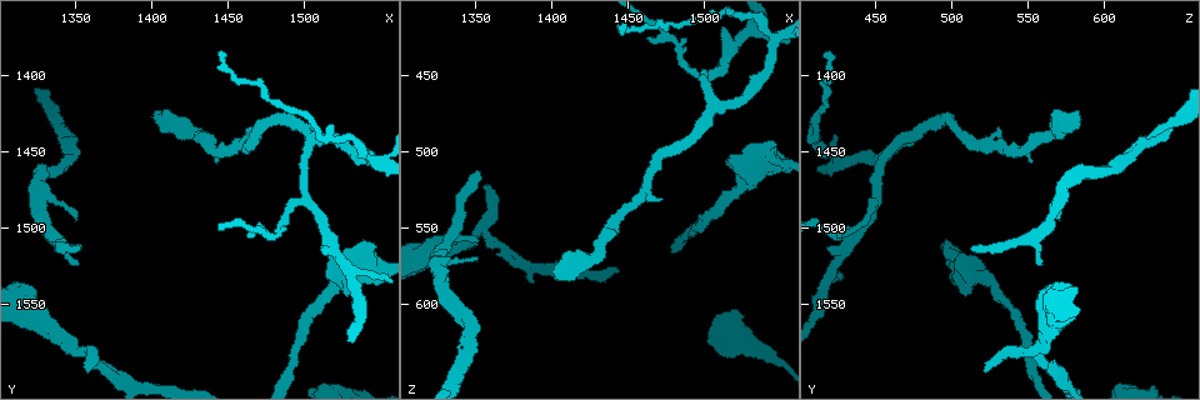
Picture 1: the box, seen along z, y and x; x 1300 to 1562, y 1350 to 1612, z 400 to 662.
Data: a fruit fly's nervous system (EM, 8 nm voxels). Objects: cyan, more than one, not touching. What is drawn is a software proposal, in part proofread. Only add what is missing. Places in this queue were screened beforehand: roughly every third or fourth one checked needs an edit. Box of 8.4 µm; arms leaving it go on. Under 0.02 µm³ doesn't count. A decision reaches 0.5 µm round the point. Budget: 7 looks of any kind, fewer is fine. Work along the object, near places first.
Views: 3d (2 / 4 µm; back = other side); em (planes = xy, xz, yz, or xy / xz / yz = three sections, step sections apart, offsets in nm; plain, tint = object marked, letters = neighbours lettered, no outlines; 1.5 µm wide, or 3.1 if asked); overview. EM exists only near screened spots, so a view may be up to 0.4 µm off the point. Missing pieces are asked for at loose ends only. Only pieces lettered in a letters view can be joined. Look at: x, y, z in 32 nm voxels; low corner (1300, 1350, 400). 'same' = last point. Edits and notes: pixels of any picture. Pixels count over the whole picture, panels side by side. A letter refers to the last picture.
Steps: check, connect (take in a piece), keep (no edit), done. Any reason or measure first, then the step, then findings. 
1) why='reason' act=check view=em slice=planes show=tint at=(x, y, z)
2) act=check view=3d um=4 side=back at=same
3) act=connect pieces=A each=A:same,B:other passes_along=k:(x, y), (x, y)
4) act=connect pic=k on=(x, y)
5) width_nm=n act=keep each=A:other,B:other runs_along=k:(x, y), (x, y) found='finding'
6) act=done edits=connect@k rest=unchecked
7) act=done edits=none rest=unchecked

why='an open end' act=check view=3d um=2 side=back at=(1402, 1424, 580)

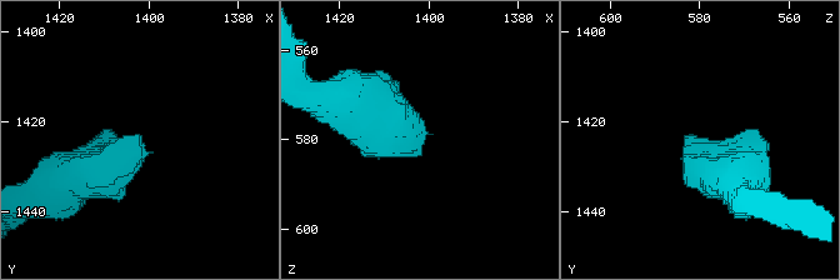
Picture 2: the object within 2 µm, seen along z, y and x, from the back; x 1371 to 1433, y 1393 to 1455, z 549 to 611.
why='shape alone is not enough' act=check view=em slice=xz step=4 show=tint at=(1403, 1422, 583)

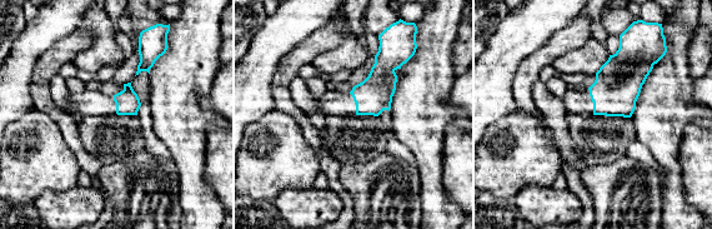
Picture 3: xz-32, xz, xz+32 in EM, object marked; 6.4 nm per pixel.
act=check view=em slice=planes show=letters at=same

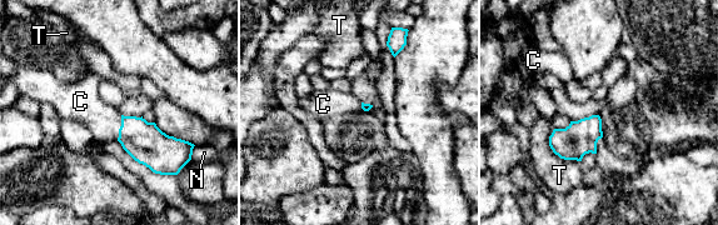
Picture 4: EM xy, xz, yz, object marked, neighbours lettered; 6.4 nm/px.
act=connect pieces=C each=C:same,N:other,T:other passes_along=4:(144, 141), (120, 128), (88, 108) found='the cell continues'

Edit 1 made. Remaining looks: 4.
why='an open end' act=check view=3d um=2 at=(1350, 1512, 512)

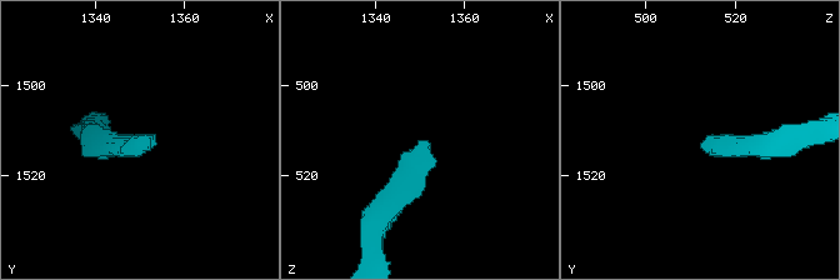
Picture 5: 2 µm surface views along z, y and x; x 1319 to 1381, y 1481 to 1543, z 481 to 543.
why='now the EM' act=check view=em slice=xy step=8 show=tint at=(1351, 1512, 512)

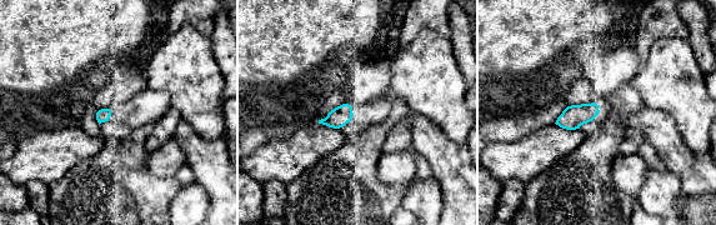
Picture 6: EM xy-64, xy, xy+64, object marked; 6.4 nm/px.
act=check view=em slice=planes show=letters at=same

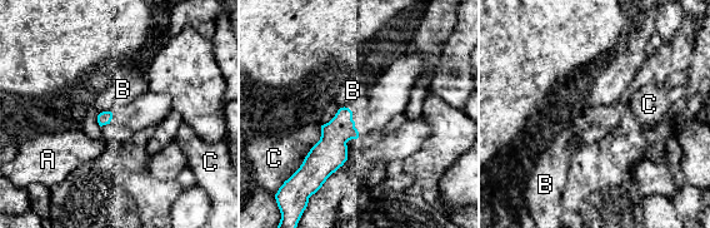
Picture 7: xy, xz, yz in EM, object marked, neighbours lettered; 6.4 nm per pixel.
act=keep each=A:other,B:other,C:other border=7:(106, 110), (100, 113) found='no lettered piece goes on from it'

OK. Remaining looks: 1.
act=done edits=connect@4 rest=unchecked

